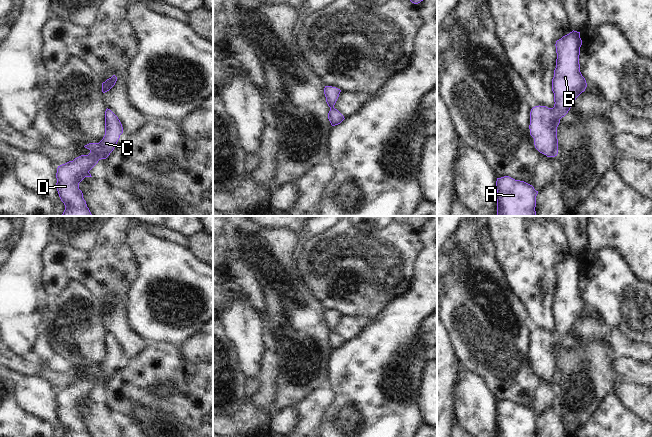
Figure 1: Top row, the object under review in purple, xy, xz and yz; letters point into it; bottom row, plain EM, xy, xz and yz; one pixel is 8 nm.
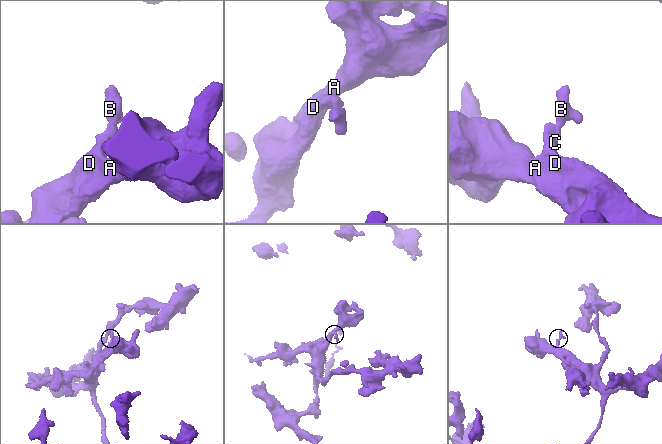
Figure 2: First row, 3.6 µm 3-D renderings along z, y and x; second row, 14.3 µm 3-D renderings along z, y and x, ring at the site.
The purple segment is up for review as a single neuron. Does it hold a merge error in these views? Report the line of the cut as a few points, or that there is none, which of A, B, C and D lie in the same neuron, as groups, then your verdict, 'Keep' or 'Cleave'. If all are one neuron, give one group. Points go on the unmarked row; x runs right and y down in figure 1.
No split. Groups: A B C D. Keep

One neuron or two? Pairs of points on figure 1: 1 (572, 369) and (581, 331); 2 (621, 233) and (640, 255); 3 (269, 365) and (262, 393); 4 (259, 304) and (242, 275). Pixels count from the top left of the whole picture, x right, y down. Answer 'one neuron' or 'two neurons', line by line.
1: two neurons
2: one neuron
3: one neuron
4: one neuron

